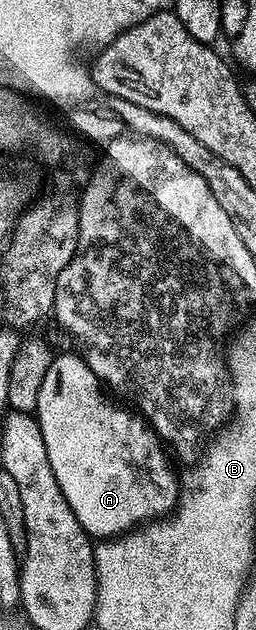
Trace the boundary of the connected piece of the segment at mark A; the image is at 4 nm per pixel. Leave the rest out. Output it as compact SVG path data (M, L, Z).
M57 353L51 361L51 369L47 369L47 377L43 377L35 412L43 433L43 445L47 445L51 473L55 473L55 481L59 481L59 489L63 497L67 497L67 505L71 505L71 513L78 519L79 525L97 541L109 541L142 525L165 519L176 508L179 498L179 486L169 468L163 440L140 414L134 413L128 406L125 408L112 403L108 397L96 373L80 354Z

